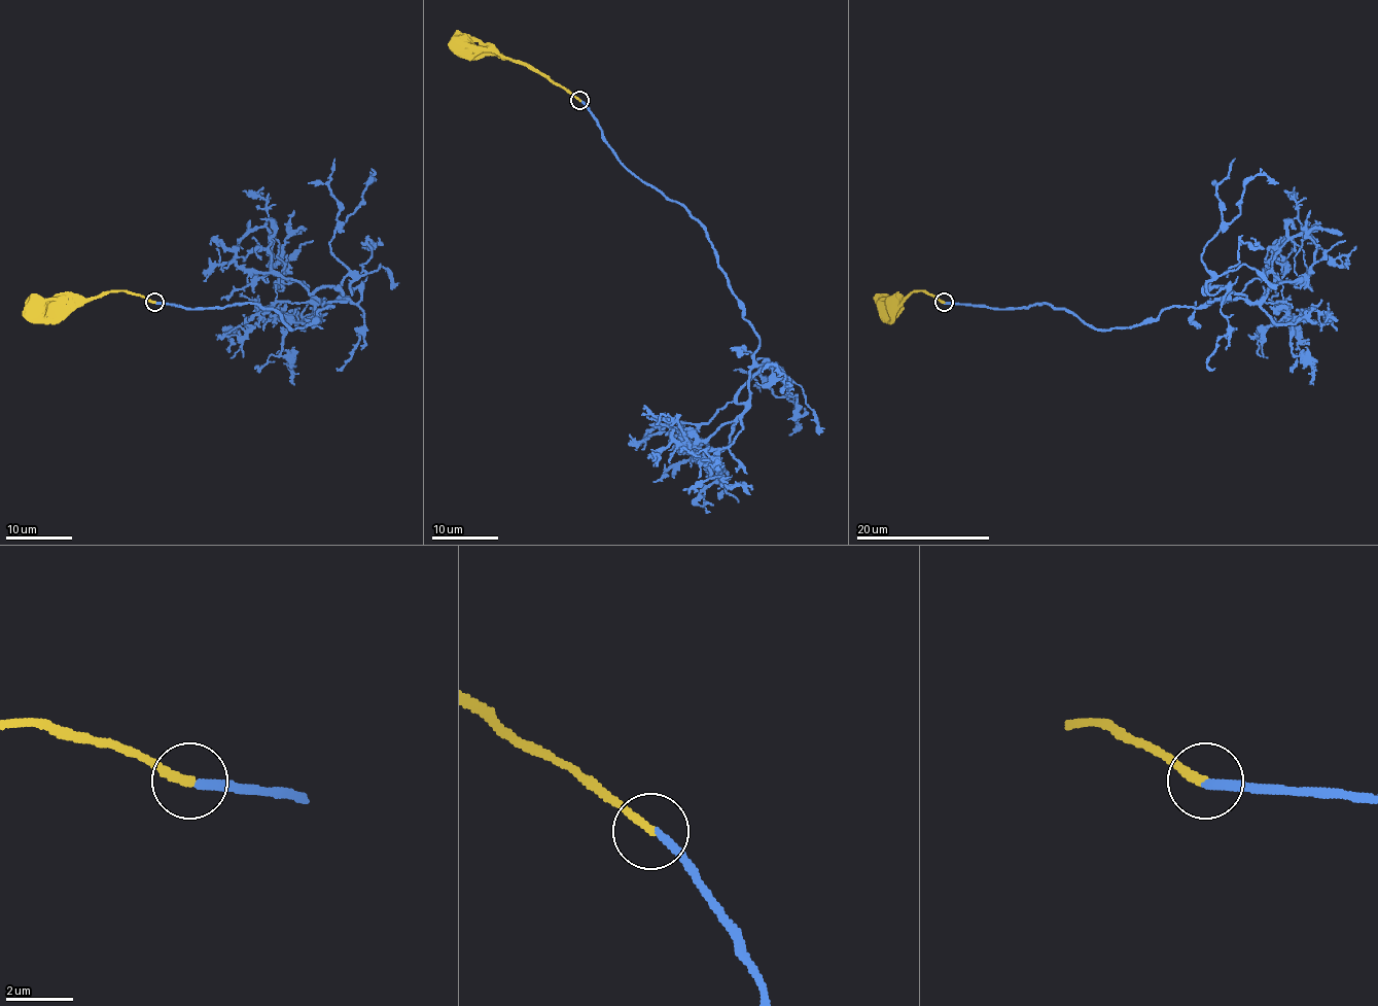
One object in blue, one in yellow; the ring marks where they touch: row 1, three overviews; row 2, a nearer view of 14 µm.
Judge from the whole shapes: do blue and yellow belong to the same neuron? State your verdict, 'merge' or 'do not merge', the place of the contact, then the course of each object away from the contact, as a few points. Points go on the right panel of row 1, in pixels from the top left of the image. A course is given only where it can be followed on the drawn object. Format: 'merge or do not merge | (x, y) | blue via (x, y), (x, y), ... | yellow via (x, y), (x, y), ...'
merge | (944, 302) | blue via (944, 302), (1049, 303), (1101, 330), (1221, 303), (1204, 246), (1239, 214), (1247, 183), (1278, 183) | yellow via (944, 302), (929, 293), (912, 291), (894, 316), (887, 315)

